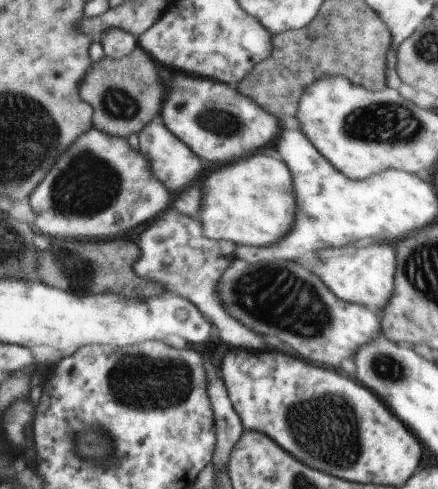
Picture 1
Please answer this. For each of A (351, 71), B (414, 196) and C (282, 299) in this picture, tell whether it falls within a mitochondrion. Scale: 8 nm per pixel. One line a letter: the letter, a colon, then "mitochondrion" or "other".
A: other
B: other
C: mitochondrion

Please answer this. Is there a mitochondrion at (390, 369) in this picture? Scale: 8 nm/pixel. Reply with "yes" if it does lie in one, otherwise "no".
yes

